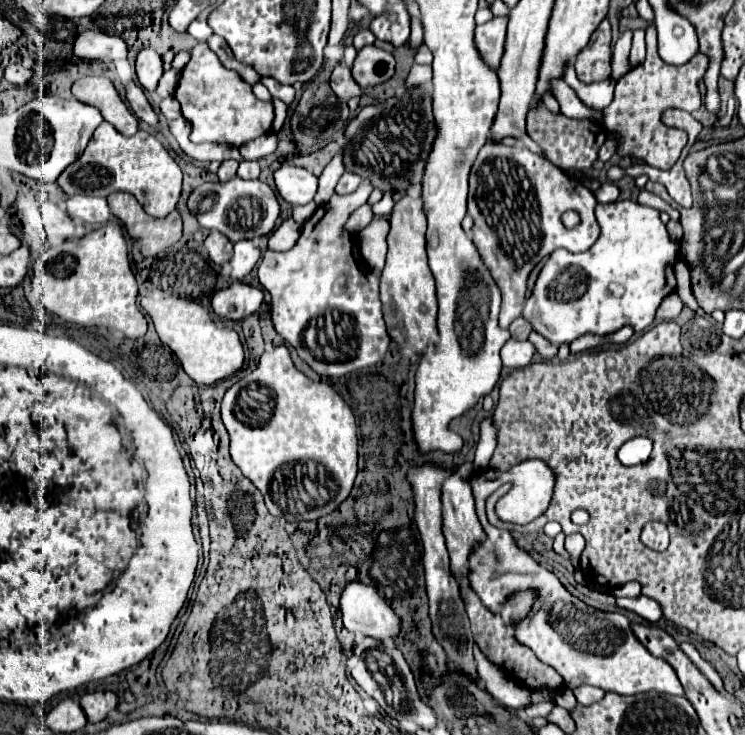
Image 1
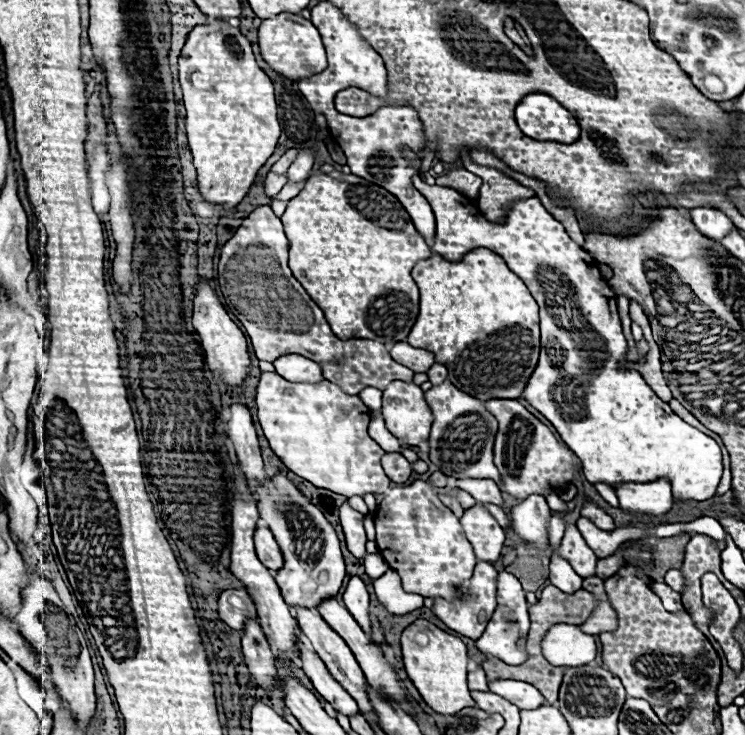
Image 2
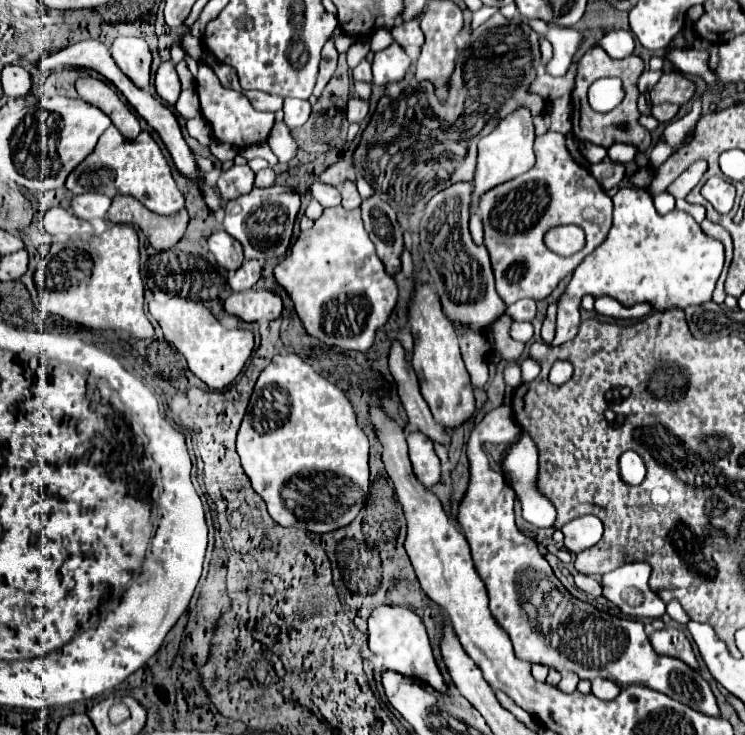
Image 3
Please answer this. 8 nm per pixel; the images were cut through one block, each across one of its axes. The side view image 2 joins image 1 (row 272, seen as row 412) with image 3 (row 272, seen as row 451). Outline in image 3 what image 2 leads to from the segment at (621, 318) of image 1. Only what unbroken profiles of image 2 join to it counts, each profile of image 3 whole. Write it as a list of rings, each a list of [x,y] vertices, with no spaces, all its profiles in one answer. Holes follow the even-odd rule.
[[[620,188],[614,202],[614,220],[608,238],[594,250],[594,254],[586,256],[582,264],[572,272],[572,278],[558,300],[558,320],[556,320],[556,338],[552,346],[564,344],[572,340],[580,326],[580,302],[586,294],[600,298],[610,296],[616,298],[622,306],[634,306],[640,302],[648,302],[654,310],[670,310],[670,308],[686,308],[694,304],[704,304],[712,298],[716,280],[724,266],[724,246],[722,242],[706,236],[698,222],[680,210],[672,210],[668,214],[658,214],[652,204],[652,196],[642,188]]]

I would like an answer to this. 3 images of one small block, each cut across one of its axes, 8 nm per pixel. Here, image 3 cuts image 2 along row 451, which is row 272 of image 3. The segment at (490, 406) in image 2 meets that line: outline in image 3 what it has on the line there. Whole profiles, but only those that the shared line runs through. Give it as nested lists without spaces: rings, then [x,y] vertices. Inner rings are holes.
[[[548,130],[538,136],[534,140],[534,154],[534,168],[490,188],[482,194],[478,204],[484,222],[484,244],[496,276],[496,290],[506,306],[522,298],[544,300],[564,276],[570,276],[572,270],[604,242],[612,226],[610,196],[606,196],[590,170],[570,156],[564,134]],[[566,224],[574,224],[586,234],[586,246],[570,258],[554,254],[544,242],[544,234],[550,228]]]

